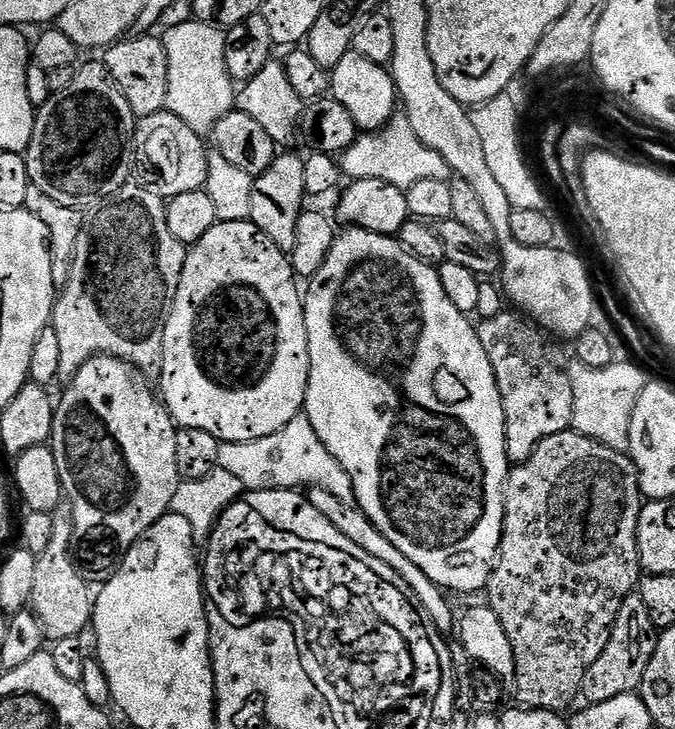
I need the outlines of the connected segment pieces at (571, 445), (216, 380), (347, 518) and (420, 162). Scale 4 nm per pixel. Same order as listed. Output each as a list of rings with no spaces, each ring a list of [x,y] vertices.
[[[569,430],[567,432],[559,432],[550,438],[546,438],[534,450],[534,454],[530,454],[530,458],[525,464],[517,464],[509,471],[508,482],[504,490],[504,536],[500,539],[500,554],[496,557],[496,565],[492,568],[492,576],[488,579],[486,589],[486,604],[492,608],[494,614],[498,616],[502,627],[506,630],[506,635],[513,646],[514,662],[516,663],[516,683],[514,685],[516,696],[521,705],[525,708],[537,708],[538,710],[546,710],[547,712],[563,713],[564,708],[568,708],[575,702],[576,696],[581,695],[584,679],[590,670],[590,666],[594,666],[594,662],[598,662],[598,657],[602,654],[602,650],[606,650],[606,642],[610,642],[610,634],[614,630],[614,622],[618,618],[618,610],[622,606],[622,602],[627,596],[633,595],[637,591],[642,569],[640,567],[640,551],[638,550],[638,522],[640,521],[640,510],[642,507],[642,493],[640,491],[640,477],[636,475],[636,466],[632,463],[631,456],[614,450],[610,446],[606,446],[602,442],[598,442],[594,438],[584,436],[581,432]]]
[[[221,220],[215,224],[210,230],[206,230],[206,234],[202,234],[202,238],[198,243],[191,245],[187,249],[184,258],[184,269],[182,270],[182,278],[178,286],[178,294],[174,298],[174,306],[172,313],[168,315],[166,322],[166,330],[164,331],[164,349],[162,350],[162,358],[158,365],[158,373],[160,372],[160,384],[158,380],[158,392],[162,397],[162,403],[172,415],[180,428],[189,428],[190,430],[206,430],[206,434],[214,434],[214,438],[221,442],[250,442],[258,438],[266,438],[266,434],[274,434],[278,430],[282,430],[282,426],[286,426],[296,416],[301,415],[304,407],[304,399],[306,398],[306,390],[308,389],[308,375],[310,374],[310,354],[308,353],[308,339],[306,338],[306,318],[304,317],[304,297],[302,288],[298,285],[298,277],[292,270],[292,261],[278,246],[274,246],[274,242],[270,242],[270,238],[266,238],[266,234],[258,226],[254,226],[252,221],[239,220],[238,222],[226,222]]]
[[[309,488],[306,495],[308,501],[322,515],[330,518],[330,522],[334,522],[334,526],[338,526],[338,530],[342,530],[342,534],[346,534],[346,538],[350,538],[350,542],[354,542],[354,546],[362,546],[362,550],[366,550],[369,558],[373,561],[381,560],[386,567],[393,568],[401,576],[399,579],[402,581],[403,587],[414,597],[415,603],[422,609],[423,615],[427,617],[430,624],[430,619],[432,619],[431,627],[433,629],[436,627],[440,632],[448,632],[452,628],[453,631],[454,616],[452,620],[452,608],[448,605],[447,598],[449,599],[449,597],[446,595],[445,589],[438,587],[430,578],[426,578],[426,574],[422,574],[422,570],[418,570],[418,566],[414,566],[414,562],[410,562],[410,558],[406,558],[406,554],[402,554],[402,550],[398,550],[398,546],[394,546],[394,542],[390,542],[390,538],[386,538],[386,534],[382,534],[382,530],[378,530],[378,526],[374,526],[374,522],[370,522],[370,518],[366,518],[362,509],[357,508],[355,504],[341,502],[335,494],[330,494],[329,491],[321,488]]]
[[[403,114],[393,115],[383,128],[375,132],[357,135],[356,141],[342,153],[342,172],[352,180],[377,180],[390,182],[390,186],[398,186],[407,190],[414,182],[423,182],[426,178],[448,180],[450,169],[447,161],[438,150],[426,146],[410,130],[410,122]]]

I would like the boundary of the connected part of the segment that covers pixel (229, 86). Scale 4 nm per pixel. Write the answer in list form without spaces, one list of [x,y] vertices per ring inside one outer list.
[[[193,18],[182,26],[167,29],[162,36],[164,49],[170,62],[170,90],[167,111],[174,113],[190,130],[211,133],[214,125],[227,112],[233,111],[238,100],[238,88],[226,70],[225,29],[215,24],[203,24]]]

